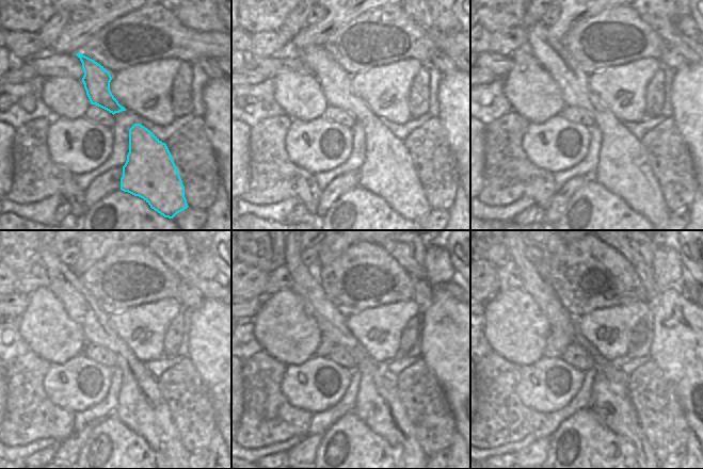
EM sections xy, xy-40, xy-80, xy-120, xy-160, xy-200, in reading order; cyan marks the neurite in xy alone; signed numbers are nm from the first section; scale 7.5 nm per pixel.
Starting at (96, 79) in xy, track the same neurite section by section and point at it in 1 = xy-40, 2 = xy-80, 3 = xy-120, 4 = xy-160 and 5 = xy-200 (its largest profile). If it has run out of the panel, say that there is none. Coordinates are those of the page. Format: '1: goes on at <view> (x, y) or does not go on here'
1: goes on at xy-40 (387, 171)
2: goes on at xy-80 (623, 168)
3: goes on at xy-120 (141, 407)
4: goes on at xy-160 (378, 405)
5: goes on at xy-200 (610, 400)

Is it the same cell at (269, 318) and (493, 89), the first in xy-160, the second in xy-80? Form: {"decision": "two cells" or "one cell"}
{"decision": "two cells"}

